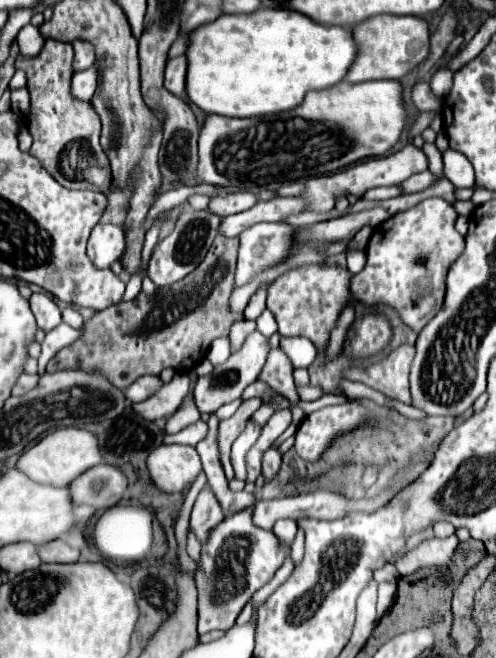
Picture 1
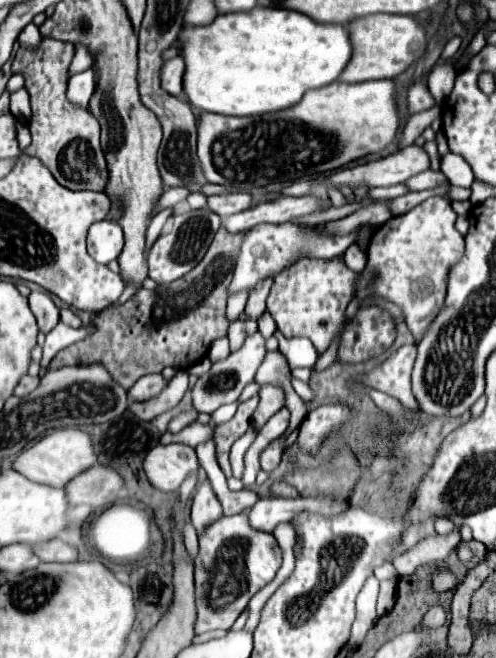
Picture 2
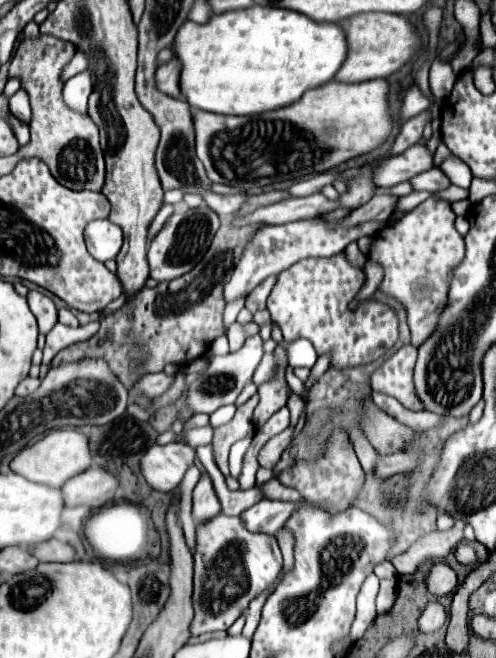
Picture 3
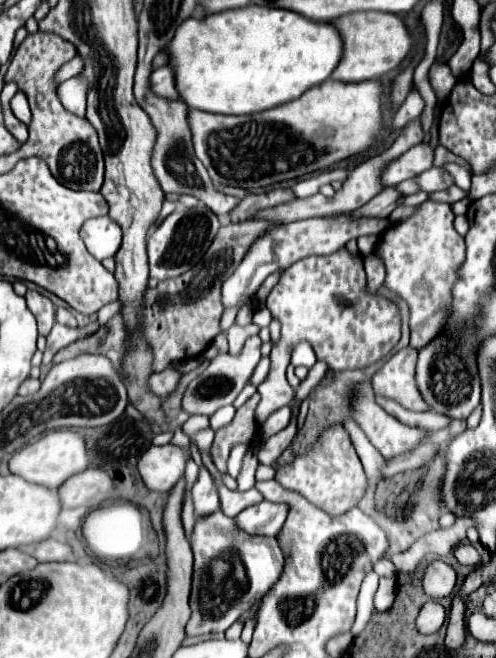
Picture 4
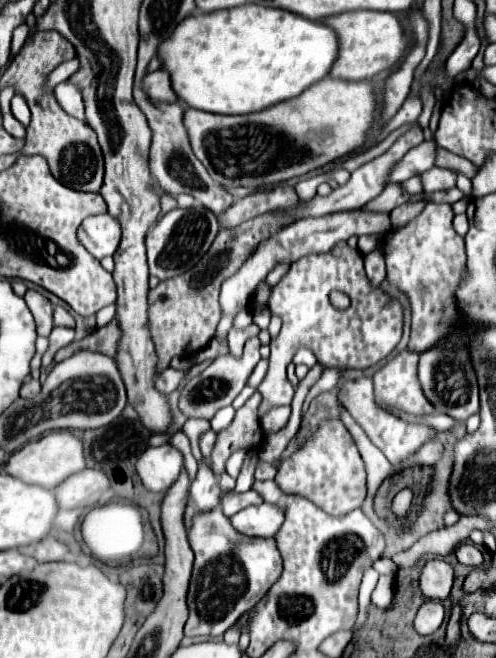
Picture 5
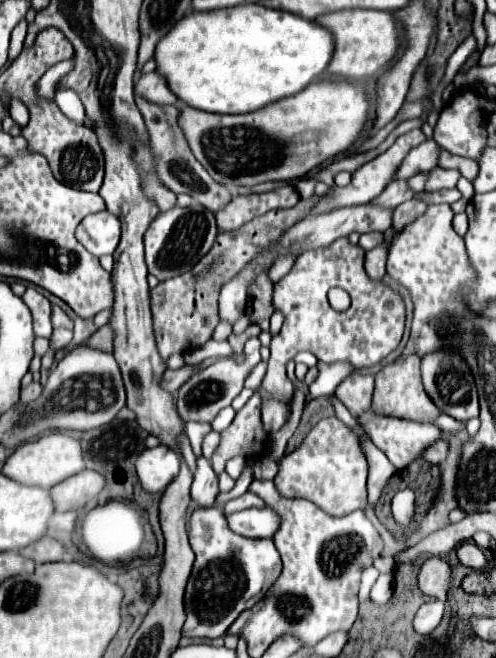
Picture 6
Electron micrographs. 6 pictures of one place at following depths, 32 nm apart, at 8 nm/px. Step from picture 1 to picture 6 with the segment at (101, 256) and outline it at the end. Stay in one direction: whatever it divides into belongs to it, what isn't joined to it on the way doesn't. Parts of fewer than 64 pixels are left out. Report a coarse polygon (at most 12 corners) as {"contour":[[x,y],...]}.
{"contour":[[108,210],[86,216],[78,242],[94,256],[112,254],[120,220]]}

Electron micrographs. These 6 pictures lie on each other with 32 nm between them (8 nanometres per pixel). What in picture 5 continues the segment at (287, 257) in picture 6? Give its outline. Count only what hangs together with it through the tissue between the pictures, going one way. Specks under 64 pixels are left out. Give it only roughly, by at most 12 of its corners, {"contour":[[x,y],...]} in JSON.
{"contour":[[277,264],[267,275],[272,288],[287,273],[290,265]]}

